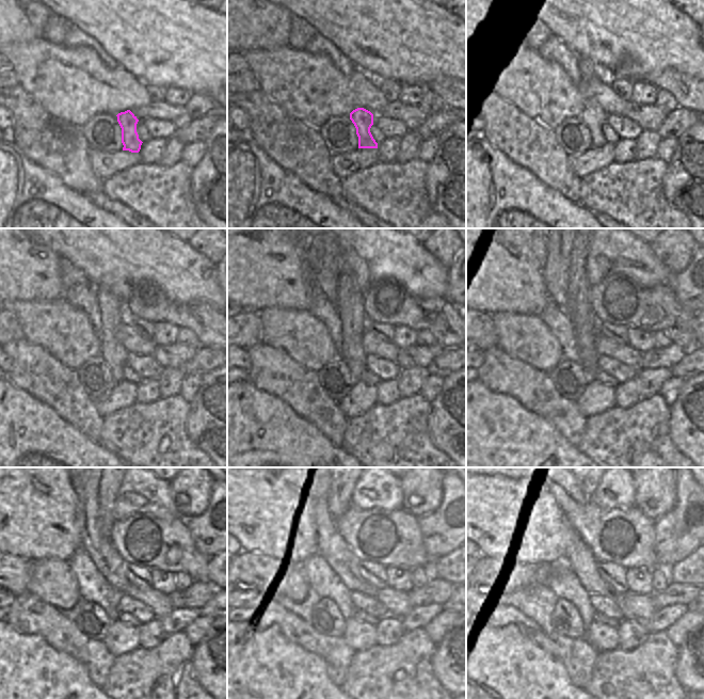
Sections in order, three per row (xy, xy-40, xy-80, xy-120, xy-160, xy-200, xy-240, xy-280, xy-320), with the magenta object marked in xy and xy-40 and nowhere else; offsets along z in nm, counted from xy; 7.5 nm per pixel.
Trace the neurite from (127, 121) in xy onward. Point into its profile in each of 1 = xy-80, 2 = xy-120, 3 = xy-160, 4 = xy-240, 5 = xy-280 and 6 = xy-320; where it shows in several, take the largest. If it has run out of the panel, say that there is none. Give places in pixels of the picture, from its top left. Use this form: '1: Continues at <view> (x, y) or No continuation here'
1: Continues at xy-80 (593, 115)
2: Continues at xy-120 (112, 315)
3: Continues at xy-160 (349, 303)
4: Continues at xy-240 (108, 489)
5: Continues at xy-280 (346, 489)
6: Continues at xy-320 (588, 489).

